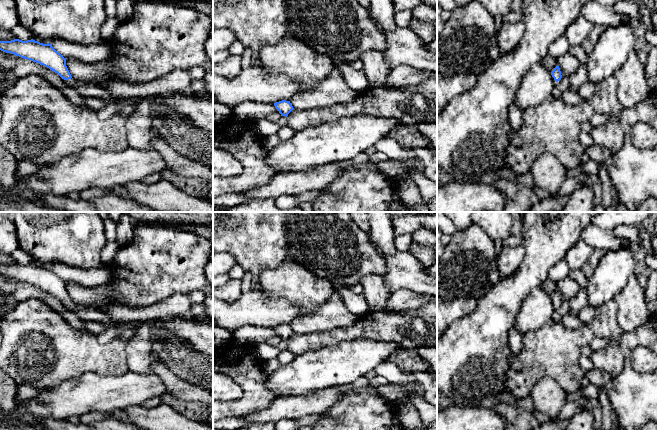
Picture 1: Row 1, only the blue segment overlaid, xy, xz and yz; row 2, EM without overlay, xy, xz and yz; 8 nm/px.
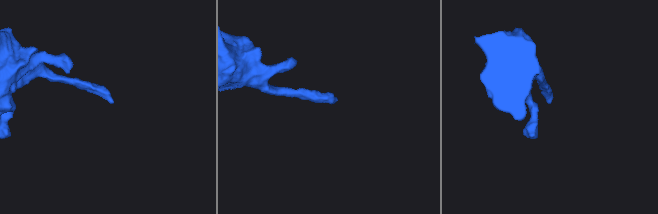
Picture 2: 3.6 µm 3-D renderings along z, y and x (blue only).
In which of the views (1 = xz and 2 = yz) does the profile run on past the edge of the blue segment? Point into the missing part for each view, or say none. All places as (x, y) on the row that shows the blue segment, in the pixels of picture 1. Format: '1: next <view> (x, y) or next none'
1: next none
2: next none

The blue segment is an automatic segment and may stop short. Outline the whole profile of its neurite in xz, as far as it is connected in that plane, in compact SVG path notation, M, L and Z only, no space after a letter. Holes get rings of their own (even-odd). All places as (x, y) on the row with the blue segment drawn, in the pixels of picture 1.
M282 100L274 103L275 108L279 111L281 116L288 116L288 114L294 109L290 101Z

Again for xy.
M14 39L0 41L0 50L39 63L57 73L64 80L72 78L66 66L66 59L49 43L43 44L33 39L27 41Z

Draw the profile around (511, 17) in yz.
M511 10L506 16L503 17L503 21L506 23L513 23L522 19L522 15L516 14Z

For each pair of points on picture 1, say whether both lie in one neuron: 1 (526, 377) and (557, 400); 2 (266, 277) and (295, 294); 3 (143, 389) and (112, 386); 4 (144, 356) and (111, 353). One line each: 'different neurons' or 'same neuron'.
1: different neurons
2: same neuron
3: same neuron
4: different neurons

